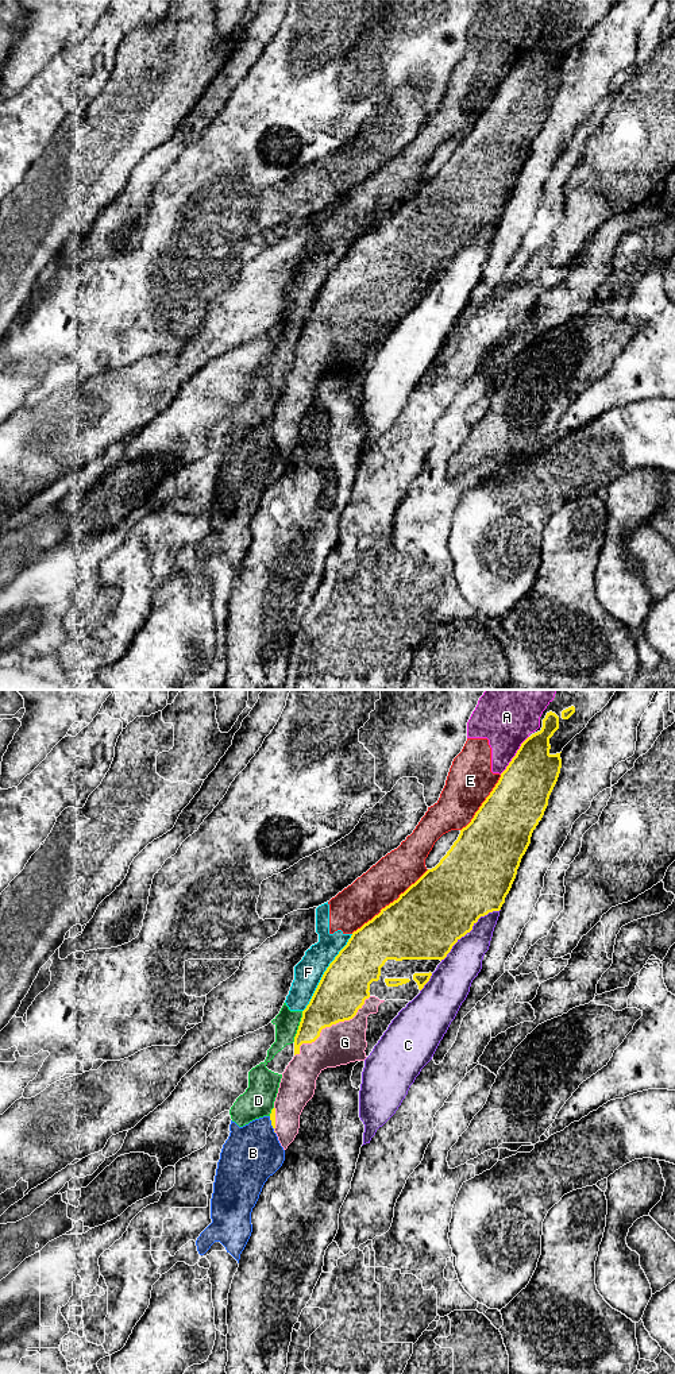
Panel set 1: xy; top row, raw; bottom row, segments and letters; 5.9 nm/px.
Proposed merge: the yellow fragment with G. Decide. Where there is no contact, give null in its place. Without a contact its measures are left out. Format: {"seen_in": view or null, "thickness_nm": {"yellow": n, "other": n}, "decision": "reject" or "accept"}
{"seen_in": "xy", "thickness_nm": {"yellow": 300, "other": 240}, "decision": "accept"}

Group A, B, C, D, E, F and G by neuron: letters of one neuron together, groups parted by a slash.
A D E F / B / C / G

